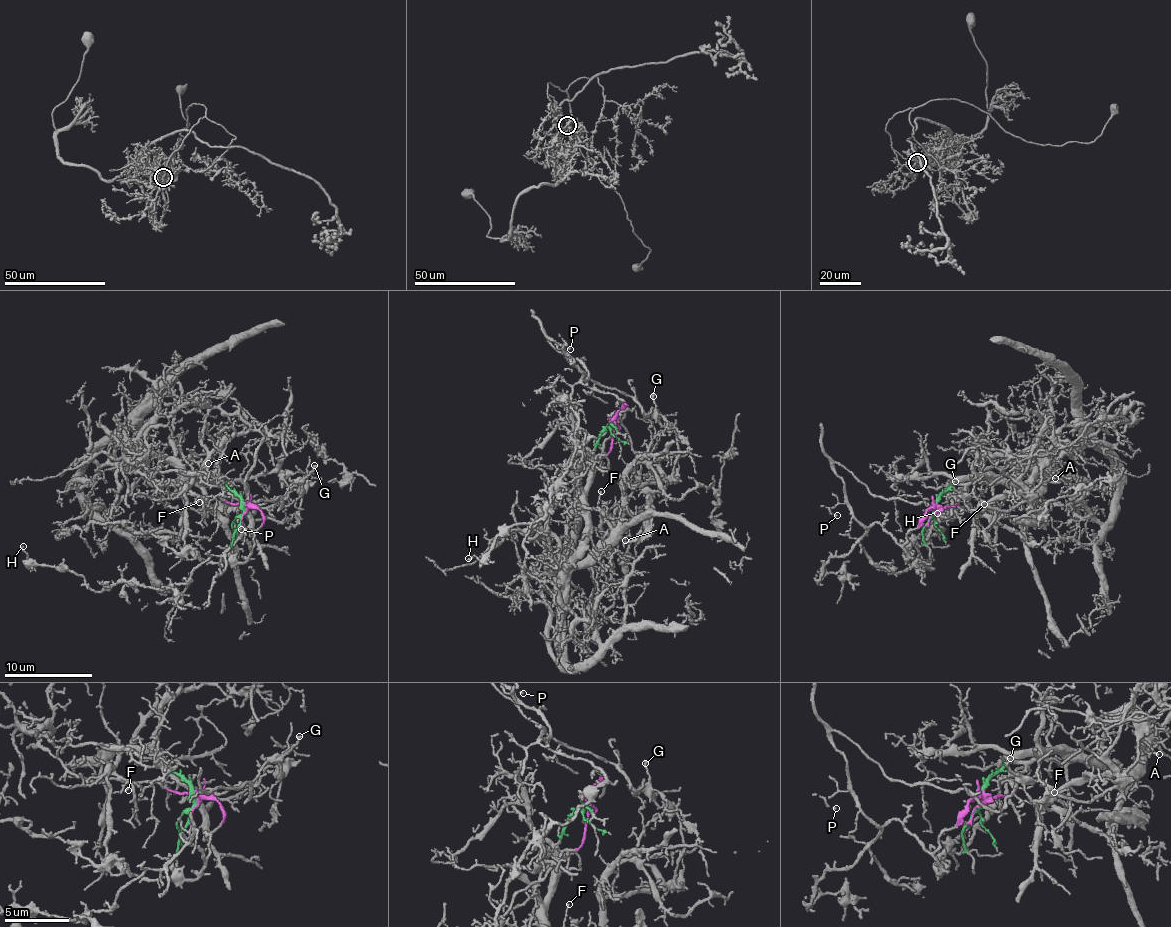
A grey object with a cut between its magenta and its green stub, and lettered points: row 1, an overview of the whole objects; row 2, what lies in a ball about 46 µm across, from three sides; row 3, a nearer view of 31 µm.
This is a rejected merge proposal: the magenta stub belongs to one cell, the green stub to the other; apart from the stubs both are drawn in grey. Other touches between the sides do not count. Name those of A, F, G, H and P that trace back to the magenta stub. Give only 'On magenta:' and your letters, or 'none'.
On magenta: G, H, P

